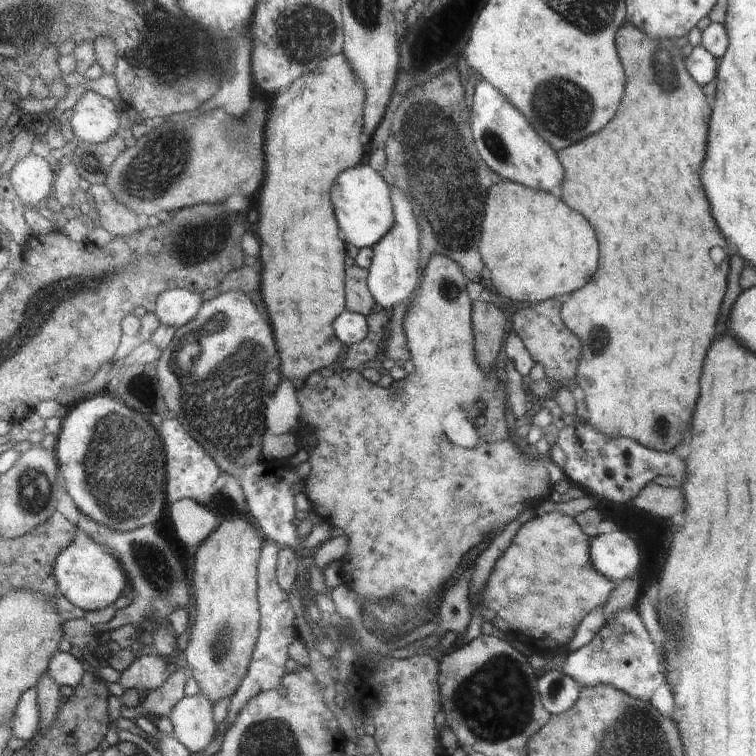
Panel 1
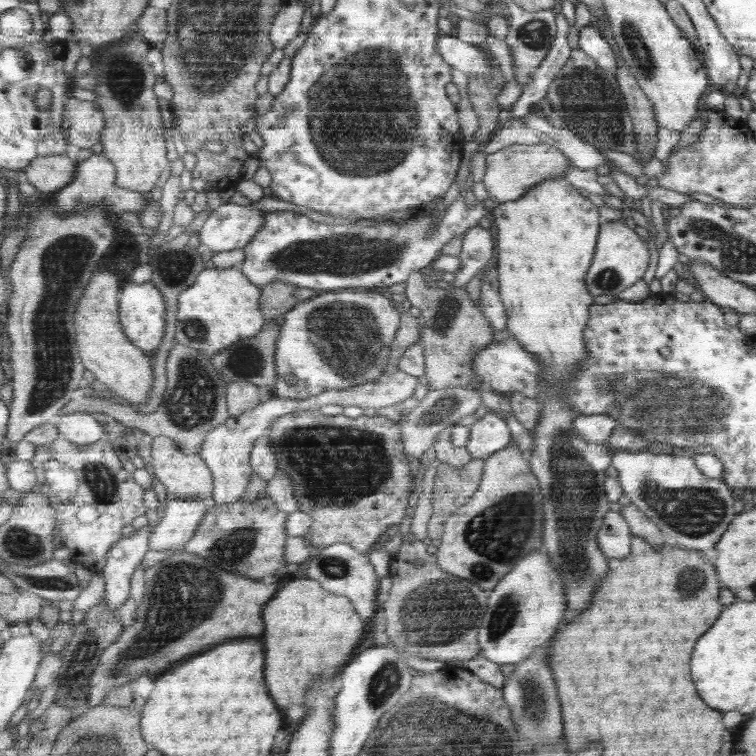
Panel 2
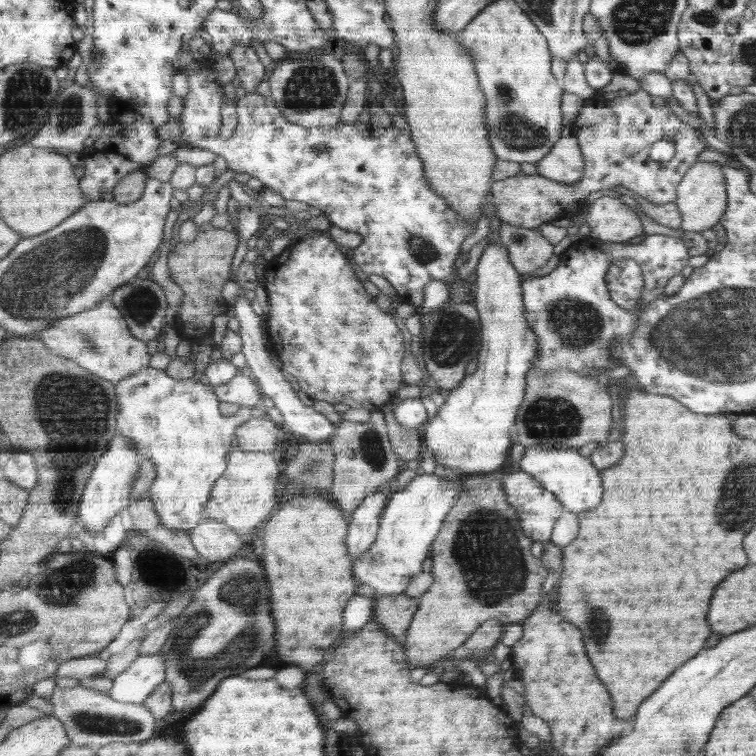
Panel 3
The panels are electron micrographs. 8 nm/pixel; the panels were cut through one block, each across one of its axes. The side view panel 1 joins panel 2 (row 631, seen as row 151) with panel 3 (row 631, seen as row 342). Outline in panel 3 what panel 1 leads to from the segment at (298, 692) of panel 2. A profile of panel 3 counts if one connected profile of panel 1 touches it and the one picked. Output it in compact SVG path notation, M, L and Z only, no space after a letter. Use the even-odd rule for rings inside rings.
M294 498L282 504L282 508L268 520L264 530L264 568L268 568L268 582L272 590L272 606L276 606L276 648L278 656L306 672L312 672L316 664L326 658L326 648L341 636L342 608L354 596L352 558L346 548L348 522L342 510L334 508L324 498Z

